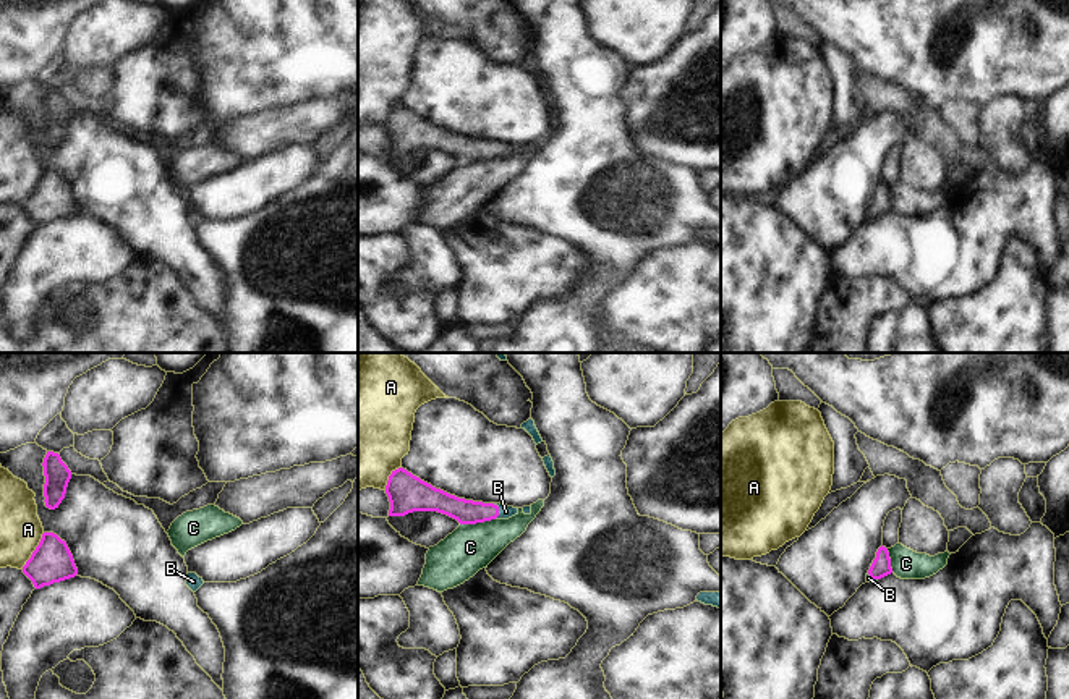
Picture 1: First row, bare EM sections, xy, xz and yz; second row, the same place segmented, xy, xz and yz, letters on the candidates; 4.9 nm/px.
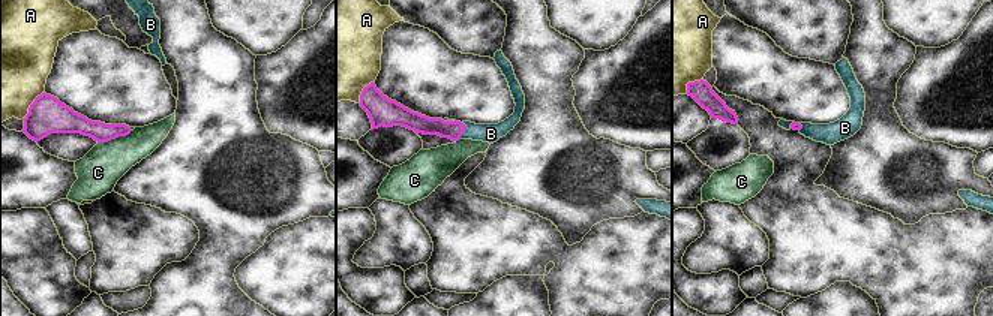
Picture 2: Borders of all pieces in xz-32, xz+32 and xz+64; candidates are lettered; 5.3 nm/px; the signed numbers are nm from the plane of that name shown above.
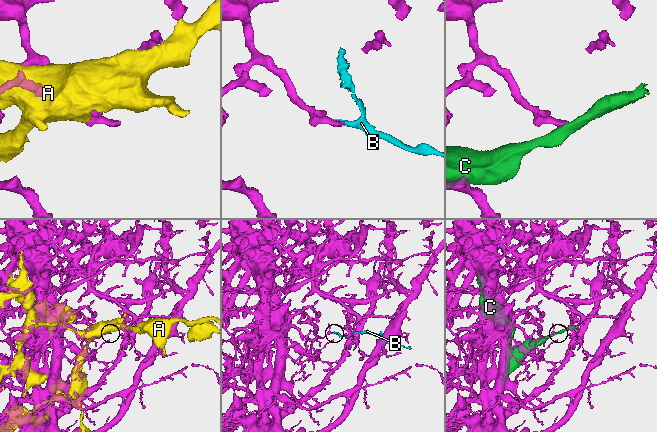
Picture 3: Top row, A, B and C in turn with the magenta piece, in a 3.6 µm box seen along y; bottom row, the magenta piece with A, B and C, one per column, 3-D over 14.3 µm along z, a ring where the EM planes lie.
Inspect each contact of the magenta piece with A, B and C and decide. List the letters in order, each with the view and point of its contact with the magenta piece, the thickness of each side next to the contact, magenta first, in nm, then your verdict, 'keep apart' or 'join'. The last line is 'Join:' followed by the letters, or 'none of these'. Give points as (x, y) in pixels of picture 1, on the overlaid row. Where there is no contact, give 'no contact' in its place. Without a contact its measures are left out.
A: meets magenta in xy at (34, 550); 200 nm thick on the magenta side, 200 nm on the other; keep apart
B: meets magenta in xz at (498, 510); 130 nm thick on the magenta side, 70 nm on the other; join
C: meets magenta in xz at (477, 521); 130 nm thick on the magenta side, 240 nm on the other; keep apart
Join: B

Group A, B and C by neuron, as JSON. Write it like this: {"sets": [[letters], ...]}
{"sets": [["A"], ["B"], ["C"]]}

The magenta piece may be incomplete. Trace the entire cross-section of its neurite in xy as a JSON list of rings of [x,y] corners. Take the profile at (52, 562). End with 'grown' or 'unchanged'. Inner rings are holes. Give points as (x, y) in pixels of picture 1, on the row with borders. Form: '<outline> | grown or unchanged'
[[[44,532],[39,545],[23,566],[23,573],[36,589],[40,589],[75,578],[78,568],[66,542],[53,532]]] | unchanged

